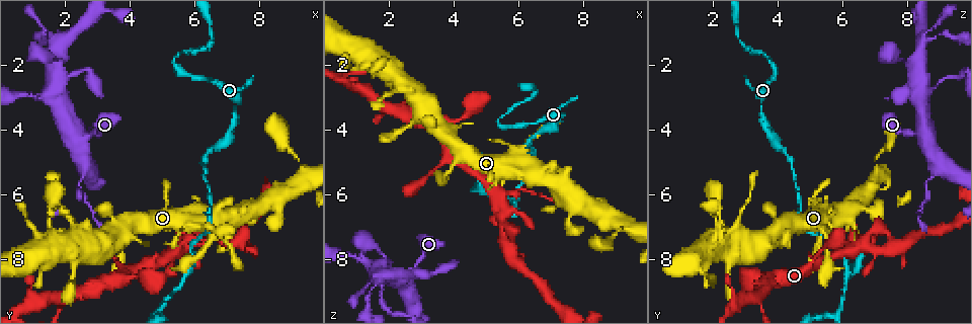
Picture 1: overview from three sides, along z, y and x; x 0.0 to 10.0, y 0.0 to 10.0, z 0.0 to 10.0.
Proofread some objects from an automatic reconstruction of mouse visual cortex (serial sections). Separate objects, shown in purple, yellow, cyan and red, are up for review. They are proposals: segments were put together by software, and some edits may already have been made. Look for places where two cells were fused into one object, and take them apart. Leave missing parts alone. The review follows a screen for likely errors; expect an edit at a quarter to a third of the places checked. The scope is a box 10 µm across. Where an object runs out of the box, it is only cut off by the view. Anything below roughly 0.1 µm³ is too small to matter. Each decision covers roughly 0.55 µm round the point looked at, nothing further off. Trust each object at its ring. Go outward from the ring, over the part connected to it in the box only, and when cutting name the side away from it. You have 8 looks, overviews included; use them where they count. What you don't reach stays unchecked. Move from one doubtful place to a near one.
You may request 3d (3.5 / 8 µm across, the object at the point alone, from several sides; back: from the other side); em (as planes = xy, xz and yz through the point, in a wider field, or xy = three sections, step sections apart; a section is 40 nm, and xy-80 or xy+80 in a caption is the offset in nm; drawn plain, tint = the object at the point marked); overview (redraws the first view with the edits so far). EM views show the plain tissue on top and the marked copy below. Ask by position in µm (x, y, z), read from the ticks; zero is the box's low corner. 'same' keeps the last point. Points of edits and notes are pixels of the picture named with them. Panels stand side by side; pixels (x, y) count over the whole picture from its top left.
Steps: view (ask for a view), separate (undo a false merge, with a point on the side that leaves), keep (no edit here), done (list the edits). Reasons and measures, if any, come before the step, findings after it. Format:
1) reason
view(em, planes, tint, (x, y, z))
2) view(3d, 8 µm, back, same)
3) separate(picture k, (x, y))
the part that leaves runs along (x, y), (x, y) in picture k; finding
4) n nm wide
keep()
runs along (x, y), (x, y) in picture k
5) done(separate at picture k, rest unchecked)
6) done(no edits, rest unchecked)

view(3d, 3.5 µm, (6.00, 7.00, 4.80))

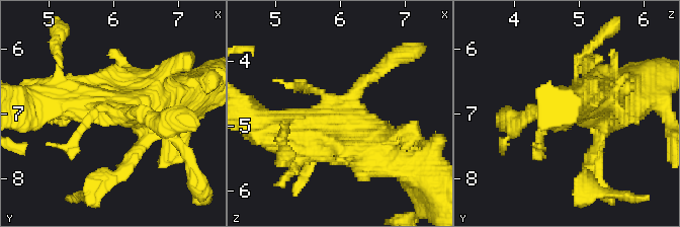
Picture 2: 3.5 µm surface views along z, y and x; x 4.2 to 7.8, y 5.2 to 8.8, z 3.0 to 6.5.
need the tissue
view(em, planes, tint, (6.00, 7.00, 4.85))

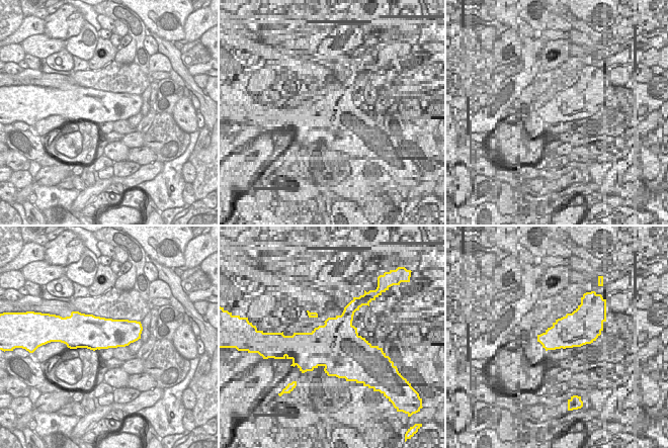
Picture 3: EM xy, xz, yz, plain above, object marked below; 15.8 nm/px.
550 nm wide
keep()
runs along (276, 130), (316, 140), (385, 68) in picture 2; all the same cell

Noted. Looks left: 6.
thick turns thin
view(3d, 3.5 µm, (7.10, 3.85, 3.55))

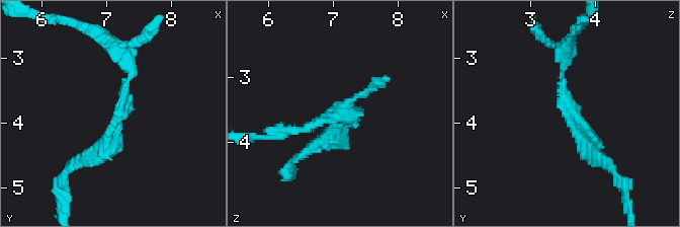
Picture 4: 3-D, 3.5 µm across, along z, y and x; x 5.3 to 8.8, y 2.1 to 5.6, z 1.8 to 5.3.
arms of 150, 300 nm
view(em, xy, step 1, tint, (7.20, 3.90, 3.60))

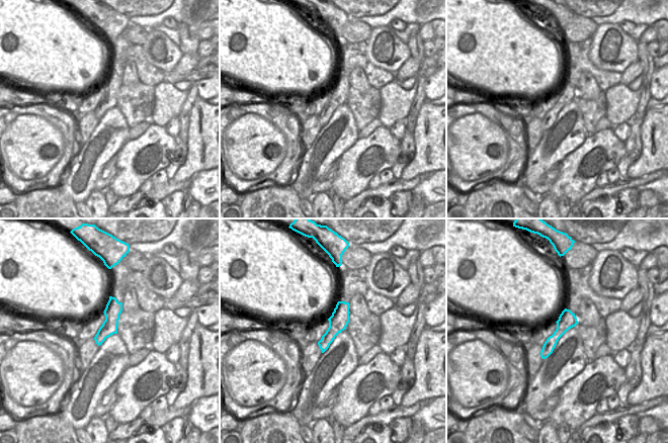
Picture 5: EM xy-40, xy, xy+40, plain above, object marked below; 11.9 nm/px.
keep()
runs along (346, 304), (323, 348) in picture 5; one cell here

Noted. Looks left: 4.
three-way junction
view(3d, 3.5 µm, (9.35, 5.45, 7.00))

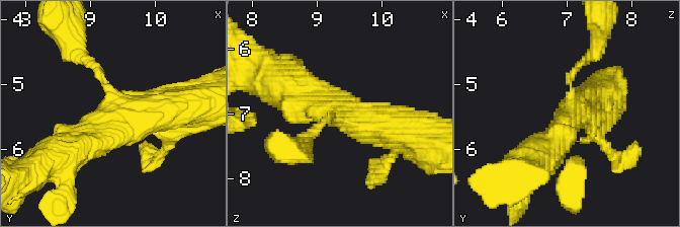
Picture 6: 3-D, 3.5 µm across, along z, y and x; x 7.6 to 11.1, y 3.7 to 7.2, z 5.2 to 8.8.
view(em, planes, tint, (9.40, 5.50, 7.05))

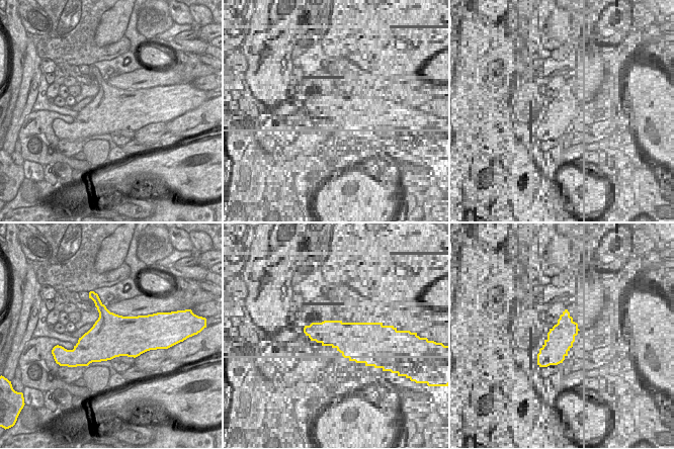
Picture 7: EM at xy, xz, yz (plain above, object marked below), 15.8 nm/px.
keep()
all the same cell

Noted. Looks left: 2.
four arms meet
view(3d, 3.5 µm, (1.40, 2.90, 8.20))

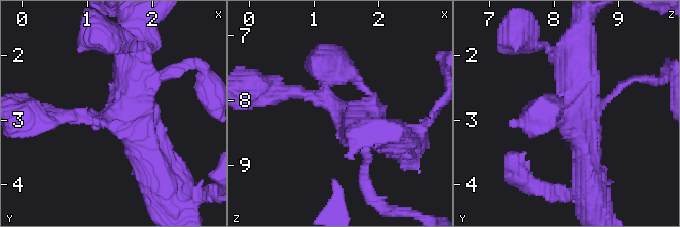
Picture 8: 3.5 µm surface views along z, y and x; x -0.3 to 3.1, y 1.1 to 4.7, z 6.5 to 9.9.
now the EM
view(em, xy, step 3, tint, (1.45, 2.90, 8.20))

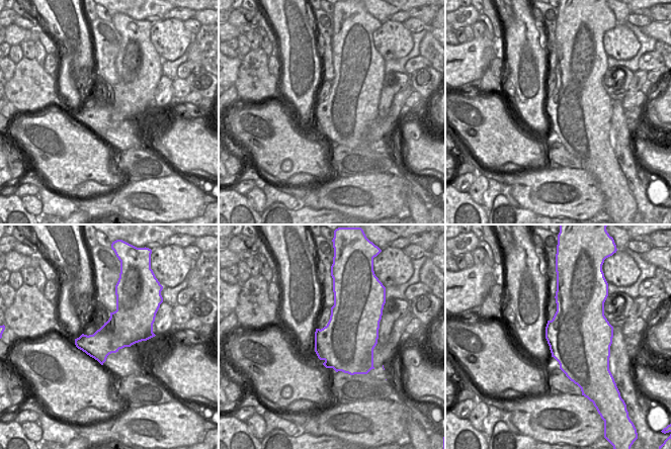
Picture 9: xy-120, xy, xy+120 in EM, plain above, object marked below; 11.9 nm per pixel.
keep()
runs along (158, 175), (133, 107), (136, 45) in picture 8; one cell here

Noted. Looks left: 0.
done(no edits, rest unchecked)

